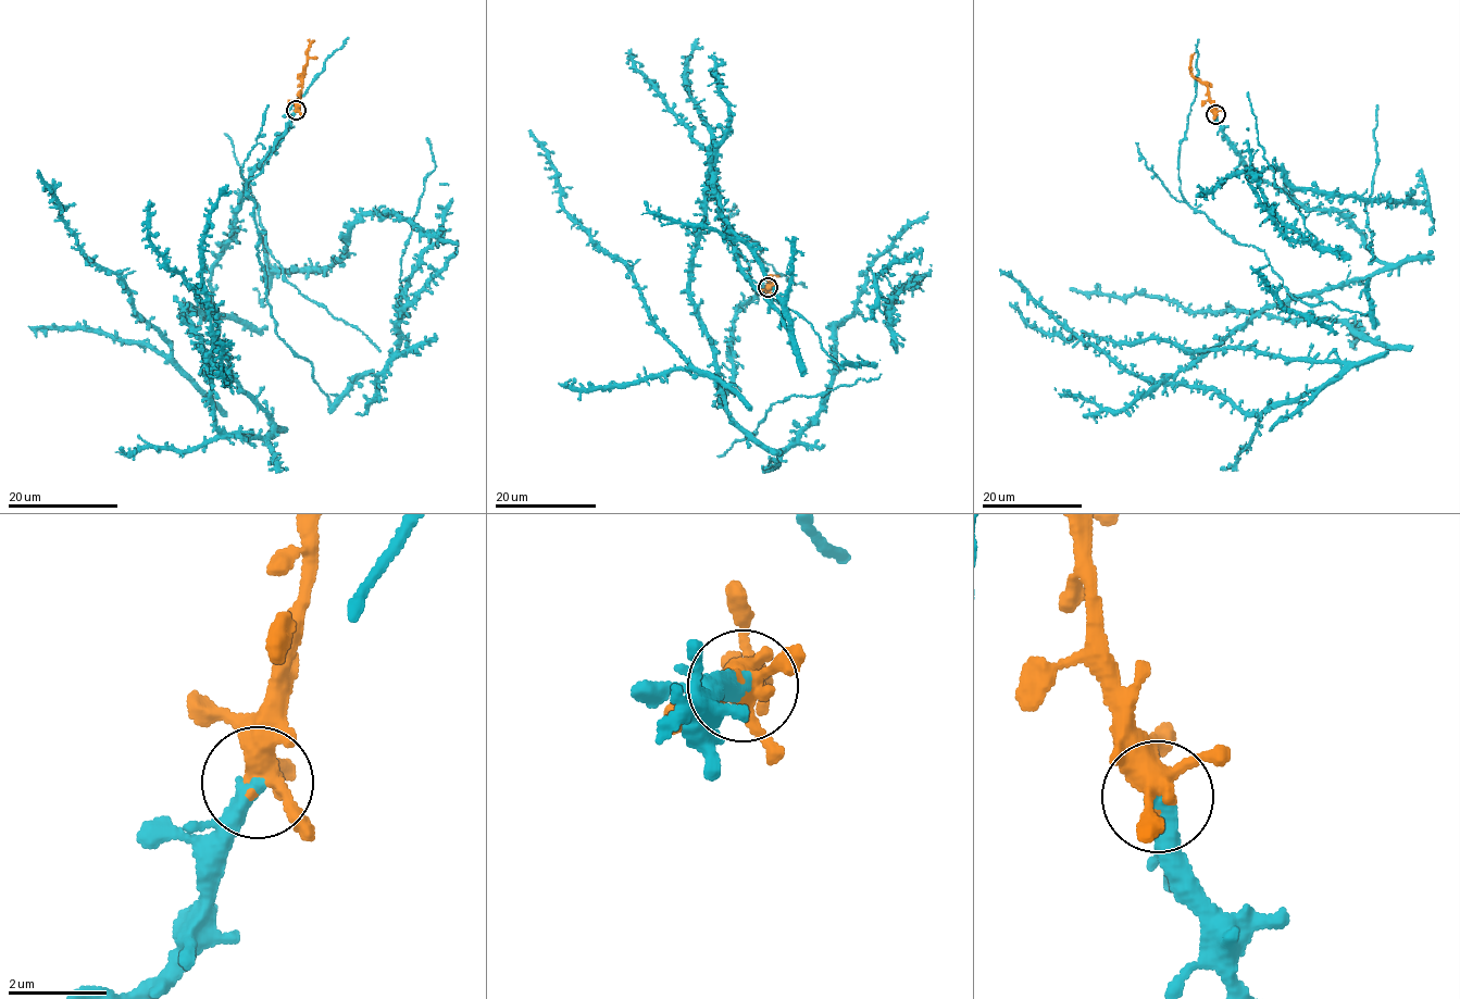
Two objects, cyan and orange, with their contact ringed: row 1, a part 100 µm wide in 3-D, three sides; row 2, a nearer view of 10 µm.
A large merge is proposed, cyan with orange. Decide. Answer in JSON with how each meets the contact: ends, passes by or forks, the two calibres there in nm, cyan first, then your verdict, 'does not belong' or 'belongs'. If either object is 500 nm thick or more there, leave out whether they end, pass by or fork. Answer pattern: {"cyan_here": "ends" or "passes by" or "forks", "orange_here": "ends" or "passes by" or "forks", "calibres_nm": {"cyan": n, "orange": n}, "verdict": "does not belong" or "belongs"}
{"cyan_here": "ends", "orange_here": "forks", "calibres_nm": {"cyan": 400, "orange": 360}, "verdict": "belongs"}

